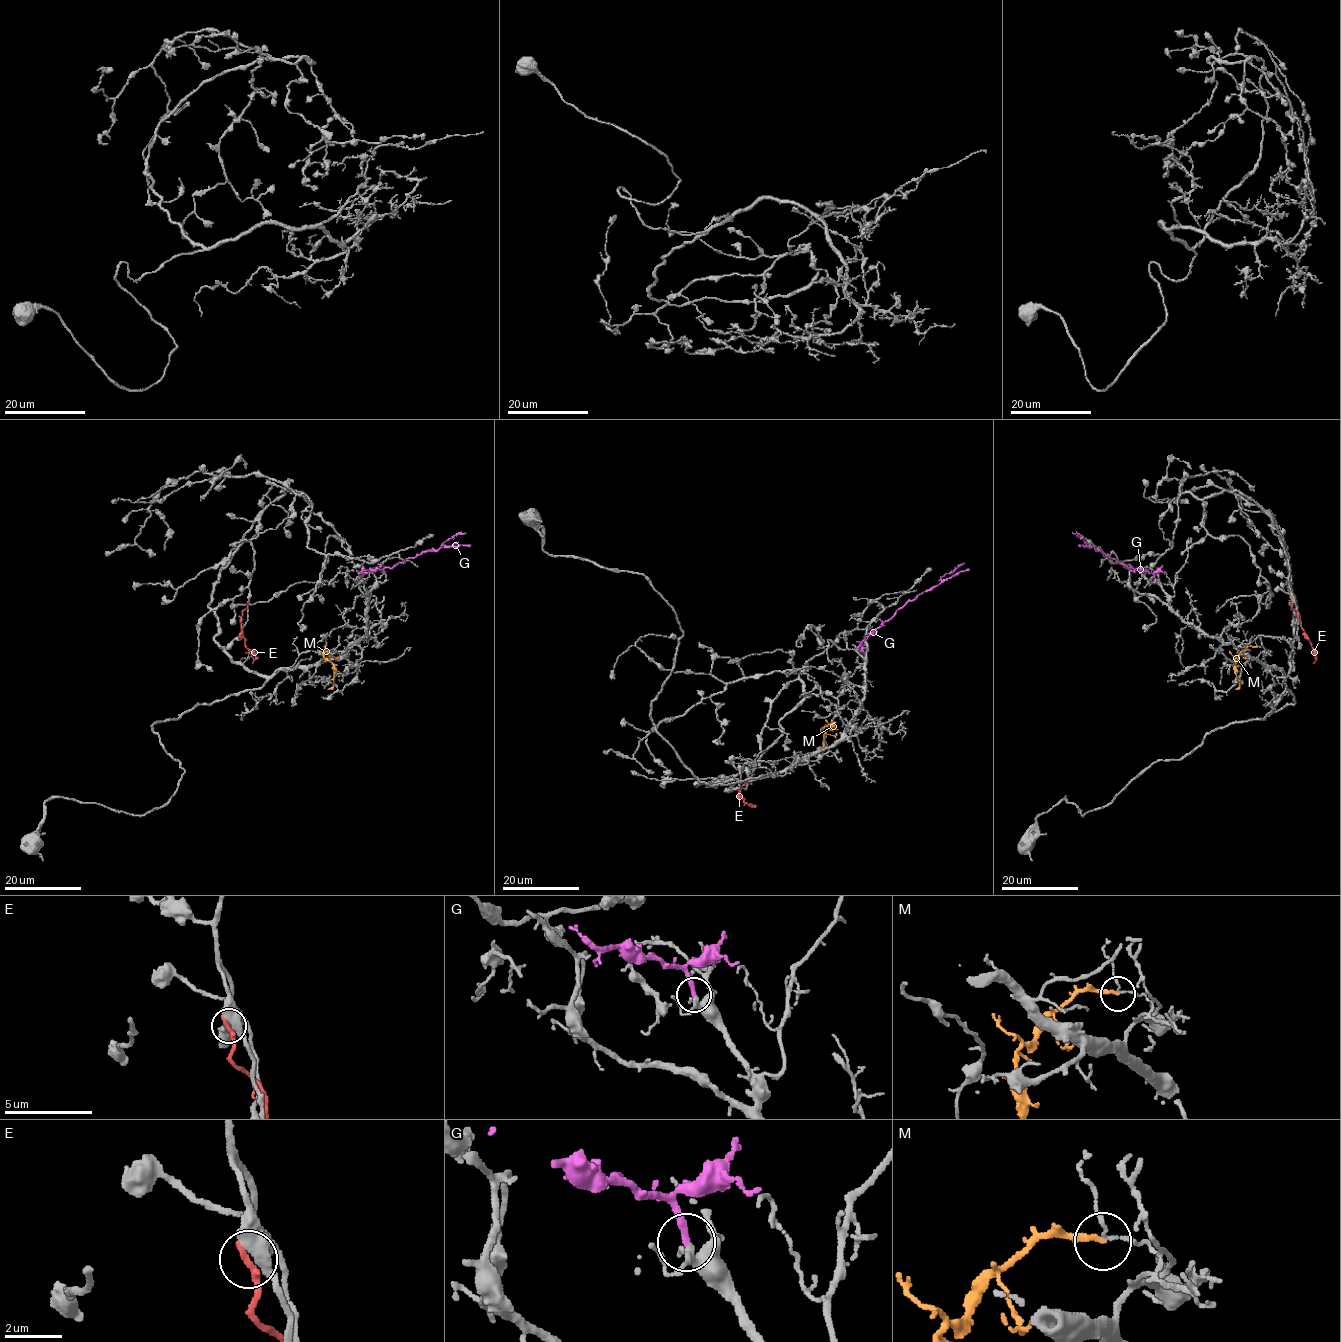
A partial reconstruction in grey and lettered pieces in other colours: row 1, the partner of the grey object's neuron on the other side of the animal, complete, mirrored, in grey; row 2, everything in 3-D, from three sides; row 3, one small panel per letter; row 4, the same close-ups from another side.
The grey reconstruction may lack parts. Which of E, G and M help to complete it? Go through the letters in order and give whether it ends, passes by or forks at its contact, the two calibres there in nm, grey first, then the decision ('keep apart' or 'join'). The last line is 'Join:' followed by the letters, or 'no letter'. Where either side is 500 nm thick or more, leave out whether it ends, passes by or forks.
E: it ends | 480/280 nm | keep apart
G: it ends | 200/280 nm | join
M: it ends | 110/240 nm | keep apart
Join: G

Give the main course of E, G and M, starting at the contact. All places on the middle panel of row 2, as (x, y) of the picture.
E: (747, 782), (739, 792), (743, 800), (753, 807), (750, 803)
G: (859, 645), (896, 611), (924, 591), (931, 590), (941, 581), (941, 576), (964, 563)
M: (823, 747), (822, 729), (829, 725), (833, 726), (832, 729), (826, 726)

